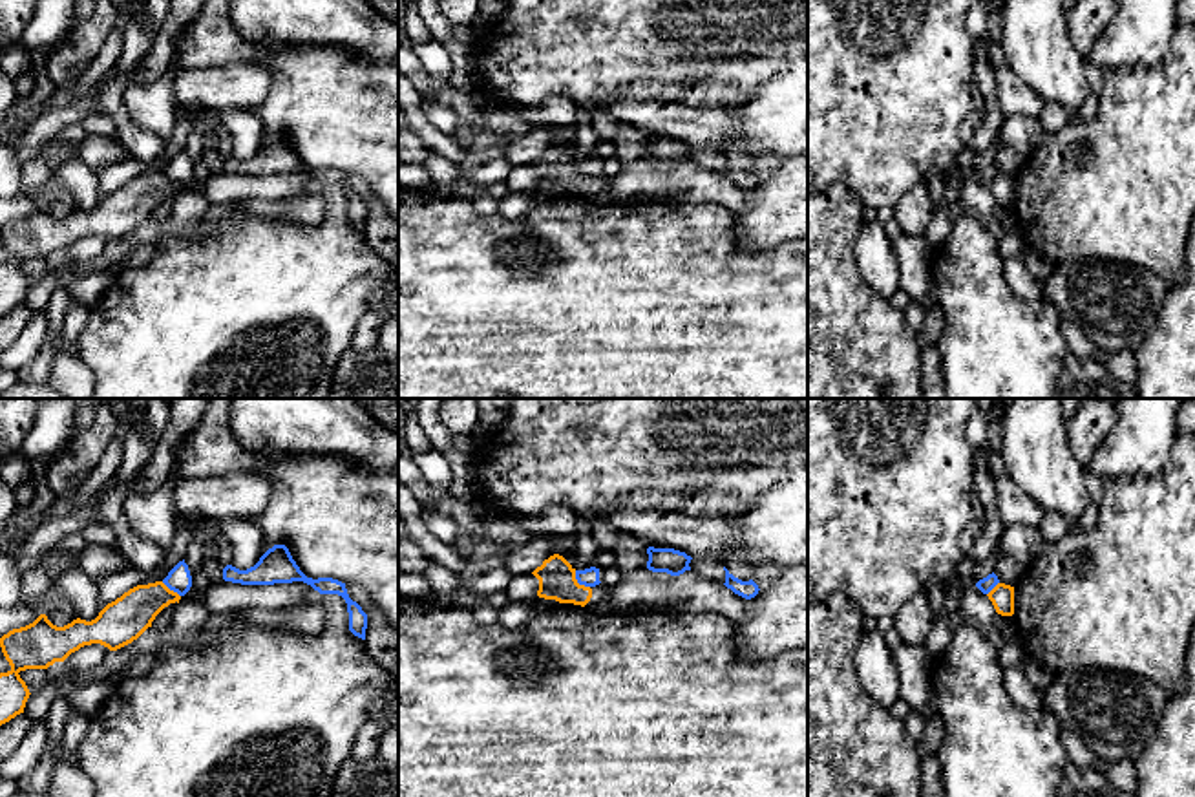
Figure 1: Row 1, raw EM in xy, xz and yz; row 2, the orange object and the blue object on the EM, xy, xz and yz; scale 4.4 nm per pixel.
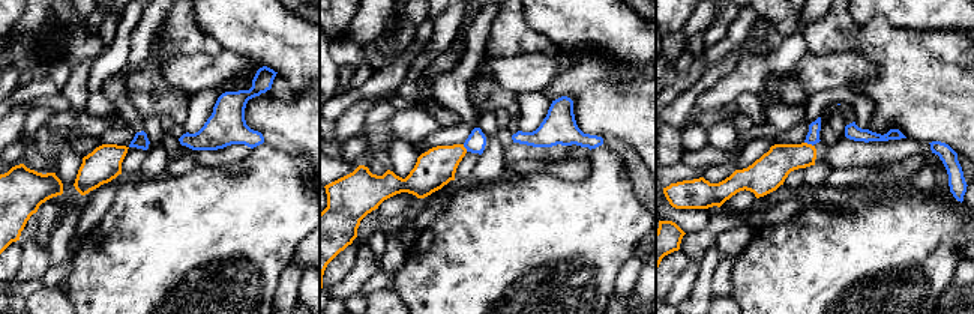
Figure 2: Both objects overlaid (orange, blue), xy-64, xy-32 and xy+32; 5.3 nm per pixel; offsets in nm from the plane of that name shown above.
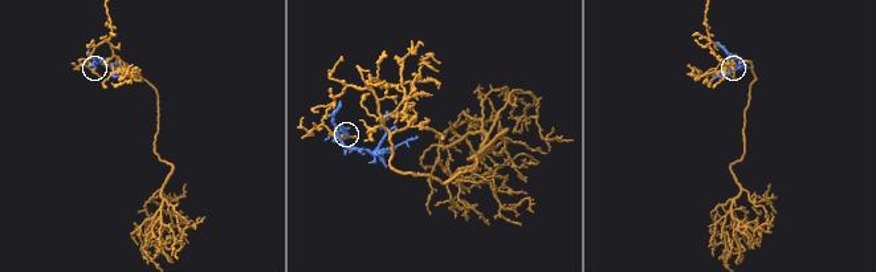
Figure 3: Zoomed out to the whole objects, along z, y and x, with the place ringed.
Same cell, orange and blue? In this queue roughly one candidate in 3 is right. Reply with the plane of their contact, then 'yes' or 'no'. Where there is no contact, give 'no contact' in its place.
xz | no

